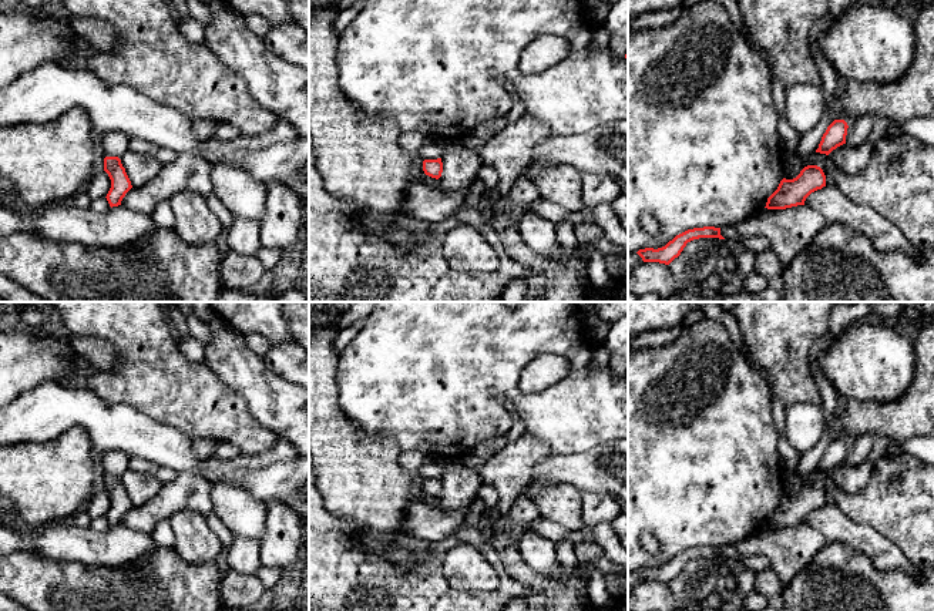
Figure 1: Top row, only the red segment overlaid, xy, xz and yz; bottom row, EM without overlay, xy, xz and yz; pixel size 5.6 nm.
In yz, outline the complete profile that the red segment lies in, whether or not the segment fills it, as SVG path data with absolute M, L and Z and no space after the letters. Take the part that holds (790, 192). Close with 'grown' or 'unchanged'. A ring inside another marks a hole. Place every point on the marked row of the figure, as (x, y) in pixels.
M817 165L804 167L793 179L783 178L777 189L767 198L767 209L786 209L804 205L806 198L826 187L826 175Z | unchanged

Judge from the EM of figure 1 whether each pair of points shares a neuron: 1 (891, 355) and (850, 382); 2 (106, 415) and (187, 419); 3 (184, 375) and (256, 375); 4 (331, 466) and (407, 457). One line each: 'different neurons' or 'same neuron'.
1: same neuron
2: different neurons
3: different neurons
4: different neurons

